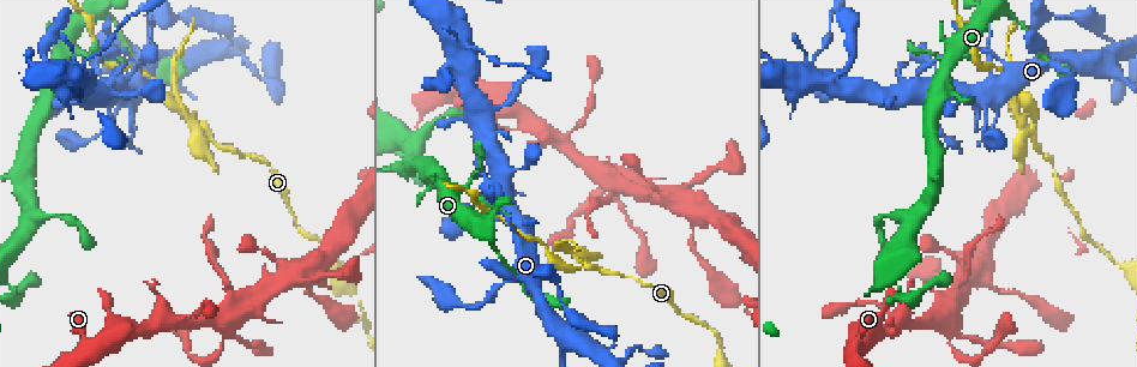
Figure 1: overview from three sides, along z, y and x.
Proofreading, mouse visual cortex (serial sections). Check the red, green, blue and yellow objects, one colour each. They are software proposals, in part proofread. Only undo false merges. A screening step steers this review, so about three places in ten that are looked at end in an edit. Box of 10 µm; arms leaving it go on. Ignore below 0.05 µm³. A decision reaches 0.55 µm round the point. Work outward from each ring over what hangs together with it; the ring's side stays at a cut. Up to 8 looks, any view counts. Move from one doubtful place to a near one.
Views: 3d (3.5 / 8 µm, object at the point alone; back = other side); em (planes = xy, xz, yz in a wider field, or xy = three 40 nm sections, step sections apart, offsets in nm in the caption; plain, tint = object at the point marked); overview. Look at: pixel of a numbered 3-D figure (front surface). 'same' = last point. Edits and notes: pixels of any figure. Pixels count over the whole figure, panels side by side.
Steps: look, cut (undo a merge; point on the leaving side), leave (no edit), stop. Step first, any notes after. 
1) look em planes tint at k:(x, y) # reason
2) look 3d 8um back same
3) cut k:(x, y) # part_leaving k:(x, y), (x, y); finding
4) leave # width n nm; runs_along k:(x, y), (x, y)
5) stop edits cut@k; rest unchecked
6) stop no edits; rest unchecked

look 3d 8um at 1:(959, 286) # narrows sharply

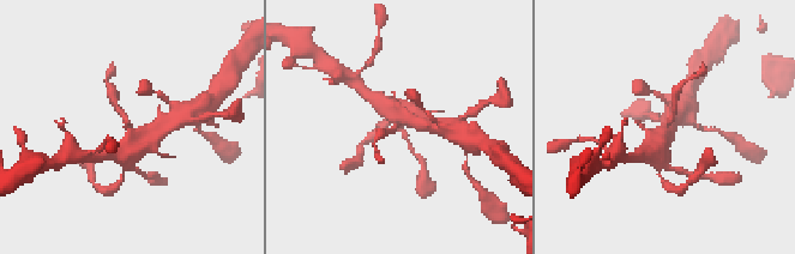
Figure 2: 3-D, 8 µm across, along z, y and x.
look em xy step 3 tint same # arm_widths 200, 700 nm; now the EM

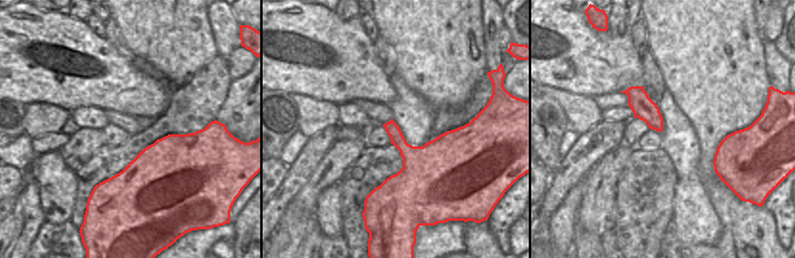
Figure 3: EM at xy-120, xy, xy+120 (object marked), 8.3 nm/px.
leave # runs_along 2:(655, 150), (674, 115), (675, 97); one cell here

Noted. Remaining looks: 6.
look 3d 3.5um at 1:(588, 266) # three arms meet

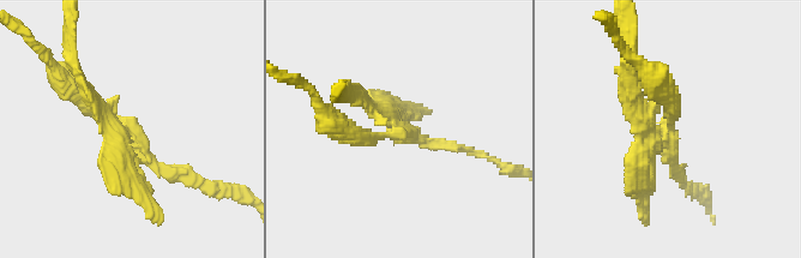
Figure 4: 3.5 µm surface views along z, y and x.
look em xy step 5 tint at 4:(135, 134)

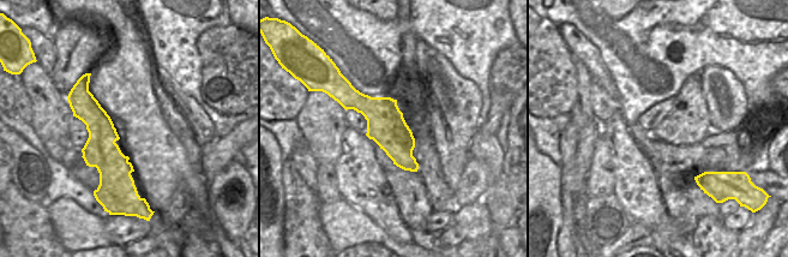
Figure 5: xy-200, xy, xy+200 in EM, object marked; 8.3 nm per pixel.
cut 4:(108, 158) # a second cell is stuck on

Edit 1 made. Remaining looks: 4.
look overview

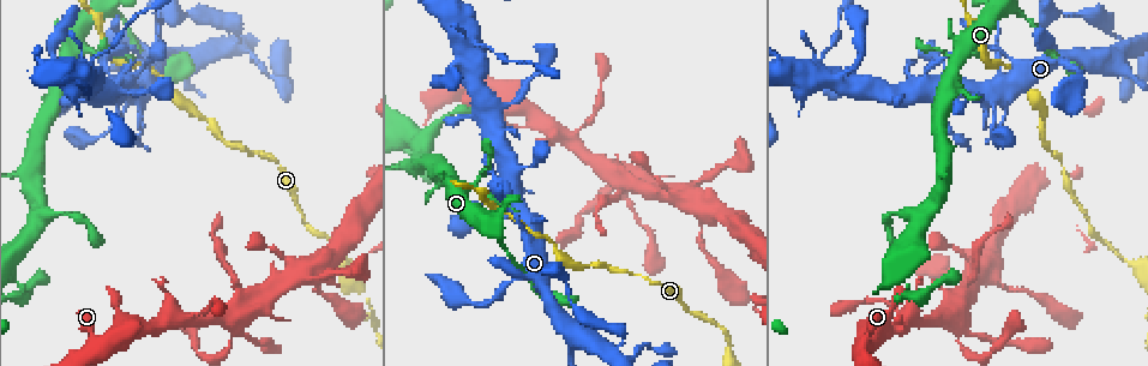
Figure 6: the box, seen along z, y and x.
look 3d 8um at 6:(501, 247) # calibre changes

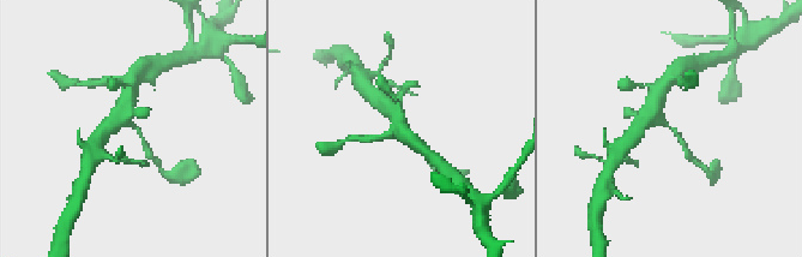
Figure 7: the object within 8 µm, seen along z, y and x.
look 3d 3.5um same # zoom in

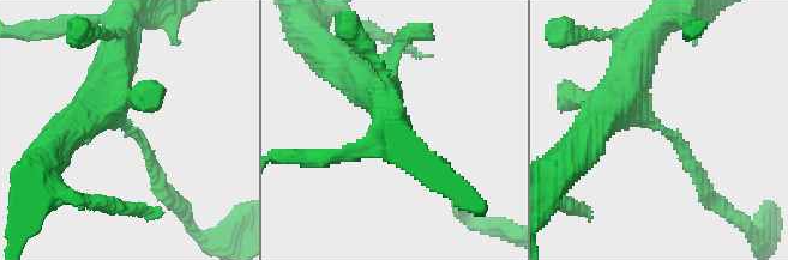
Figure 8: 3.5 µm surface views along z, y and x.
look em xy step 2 tint at 8:(661, 127) # arm_widths 150, 500 nm

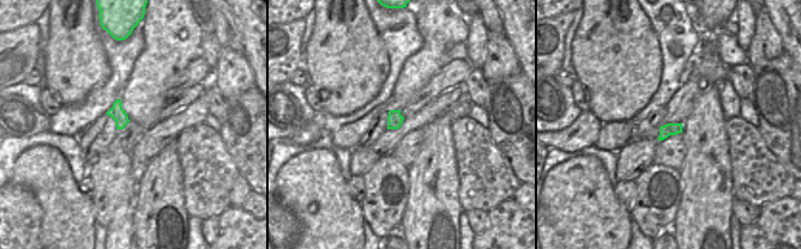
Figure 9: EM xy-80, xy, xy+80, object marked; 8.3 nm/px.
leave # runs_along 8:(355, 71), (428, 165); all the same cell

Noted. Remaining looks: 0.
stop edits cut@4; rest unchecked

